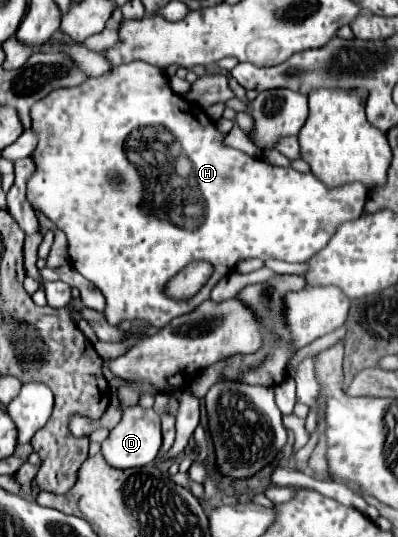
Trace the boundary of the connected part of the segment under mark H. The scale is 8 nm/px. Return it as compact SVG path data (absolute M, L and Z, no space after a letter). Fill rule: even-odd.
M140 60L116 66L116 68L112 68L110 74L106 74L102 78L86 80L84 84L80 84L76 88L52 90L52 94L48 94L46 98L42 98L40 102L36 102L32 106L32 128L38 132L38 146L32 154L36 172L28 180L28 200L32 206L40 208L68 236L70 262L86 280L90 280L104 294L104 298L106 298L104 316L112 326L118 326L120 322L126 322L126 320L144 320L154 328L166 326L166 322L170 322L172 318L186 314L188 310L194 310L200 302L210 298L212 286L220 278L224 278L228 272L232 272L234 266L244 258L260 258L260 260L278 258L278 260L286 260L286 262L306 262L312 254L316 254L318 250L322 250L328 244L328 240L336 232L338 224L342 224L346 220L354 220L362 214L366 194L368 194L366 186L360 182L328 188L328 186L324 186L324 182L318 182L318 178L314 174L302 174L294 168L278 168L278 166L268 164L266 160L256 160L240 150L226 148L222 144L224 134L214 126L214 122L206 116L206 112L202 108L192 106L182 96L176 96L170 88L168 78L162 74L160 68L140 62ZM128 136L134 138L134 144L130 144L130 156L126 152ZM194 260L204 260L204 262L212 264L214 272L212 272L210 280L202 286L202 290L198 294L194 294L188 300L176 300L176 298L168 296L166 284L172 280L172 276L176 276L180 270L184 270Z

